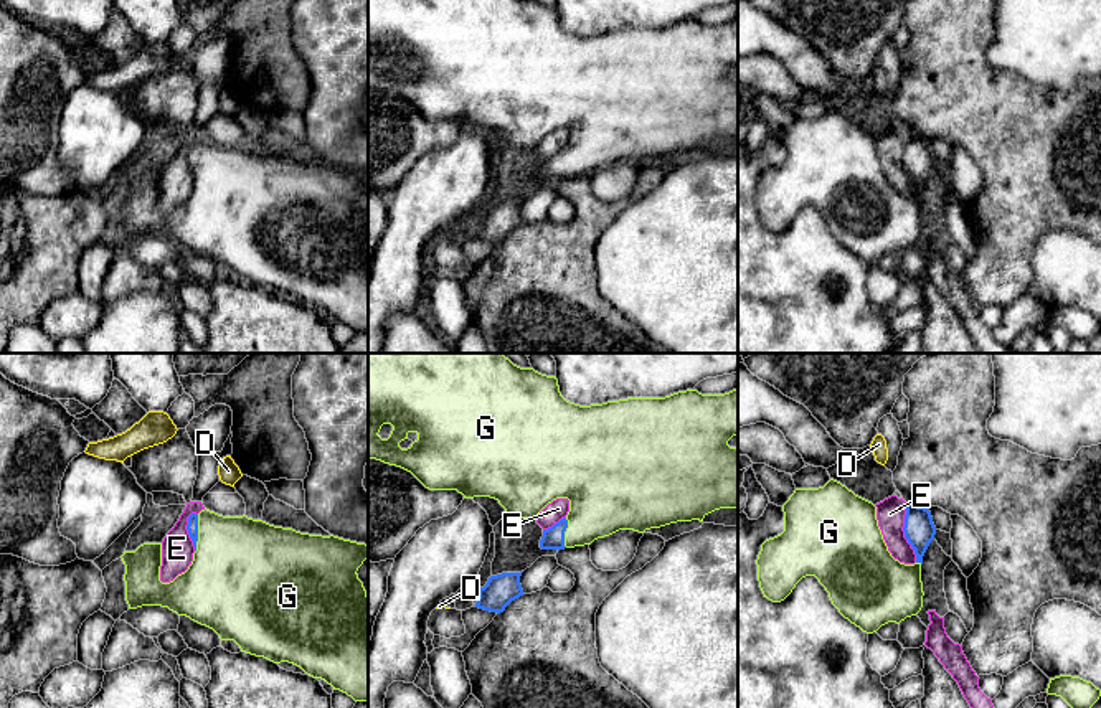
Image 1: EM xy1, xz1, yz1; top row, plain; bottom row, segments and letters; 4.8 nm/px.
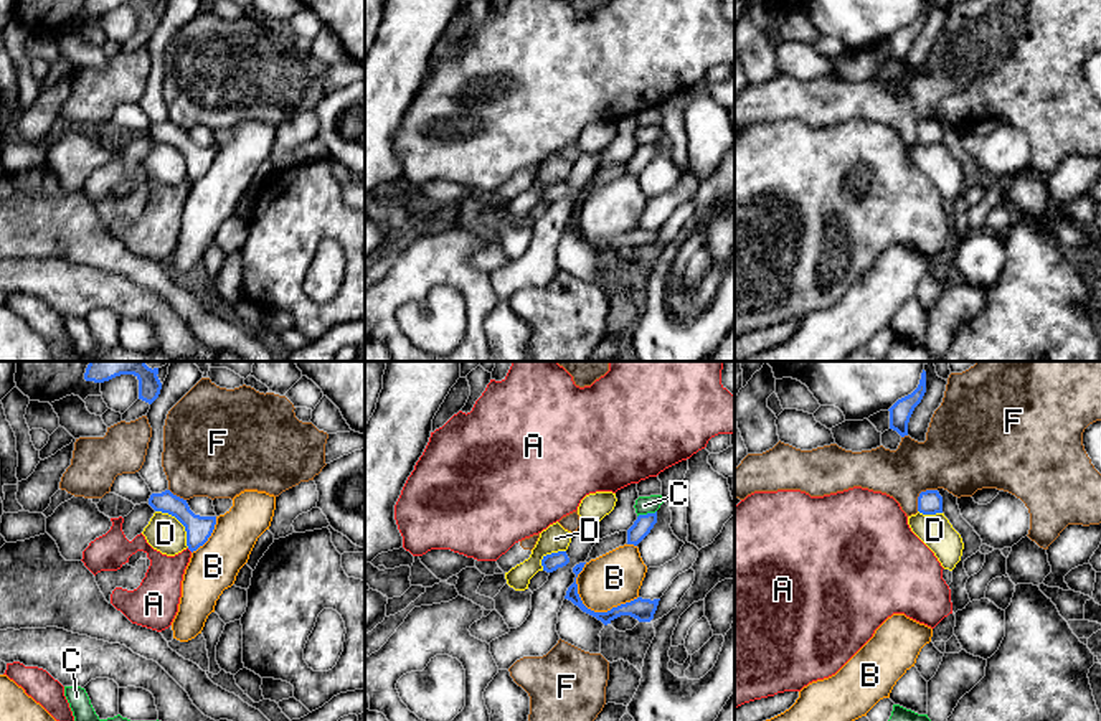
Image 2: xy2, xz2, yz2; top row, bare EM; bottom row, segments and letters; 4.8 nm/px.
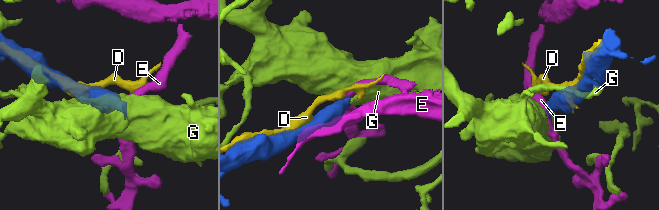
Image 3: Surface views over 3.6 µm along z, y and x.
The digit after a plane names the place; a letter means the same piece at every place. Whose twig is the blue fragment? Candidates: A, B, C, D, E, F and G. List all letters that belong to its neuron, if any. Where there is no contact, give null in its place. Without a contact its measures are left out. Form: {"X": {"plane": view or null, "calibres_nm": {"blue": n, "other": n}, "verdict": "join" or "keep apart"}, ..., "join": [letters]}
{"A": {"plane": "xy2", "calibres_nm": {"blue": 130, "other": 200}, "verdict": "keep apart"}, "B": {"plane": "xz2", "calibres_nm": {"blue": 110, "other": 260}, "verdict": "keep apart"}, "C": {"plane": "xz2", "calibres_nm": {"blue": 90, "other": 90}, "verdict": "keep apart"}, "D": {"plane": "xy2", "calibres_nm": {"blue": 130, "other": 180}, "verdict": "keep apart"}, "E": {"plane": "yz1", "calibres_nm": {"blue": 150, "other": 140}, "verdict": "keep apart"}, "F": {"plane": "yz2", "calibres_nm": {"blue": 120, "other": 320}, "verdict": "keep apart"}, "G": {"plane": "xy1", "calibres_nm": {"blue": 60, "other": 440}, "verdict": "join"}, "join": ["G"]}

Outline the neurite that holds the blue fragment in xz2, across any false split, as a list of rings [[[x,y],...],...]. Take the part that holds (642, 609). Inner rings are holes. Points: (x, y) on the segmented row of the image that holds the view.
[[[574,577],[574,582],[568,587],[565,599],[571,601],[583,612],[596,617],[604,625],[611,624],[614,619],[617,619],[621,615],[631,615],[631,617],[637,619],[639,622],[650,622],[654,619],[654,614],[655,614],[659,601],[660,601],[660,599],[650,601],[650,599],[637,597],[631,602],[612,607],[607,612],[594,612],[583,604],[579,594],[578,594],[576,577]]]

